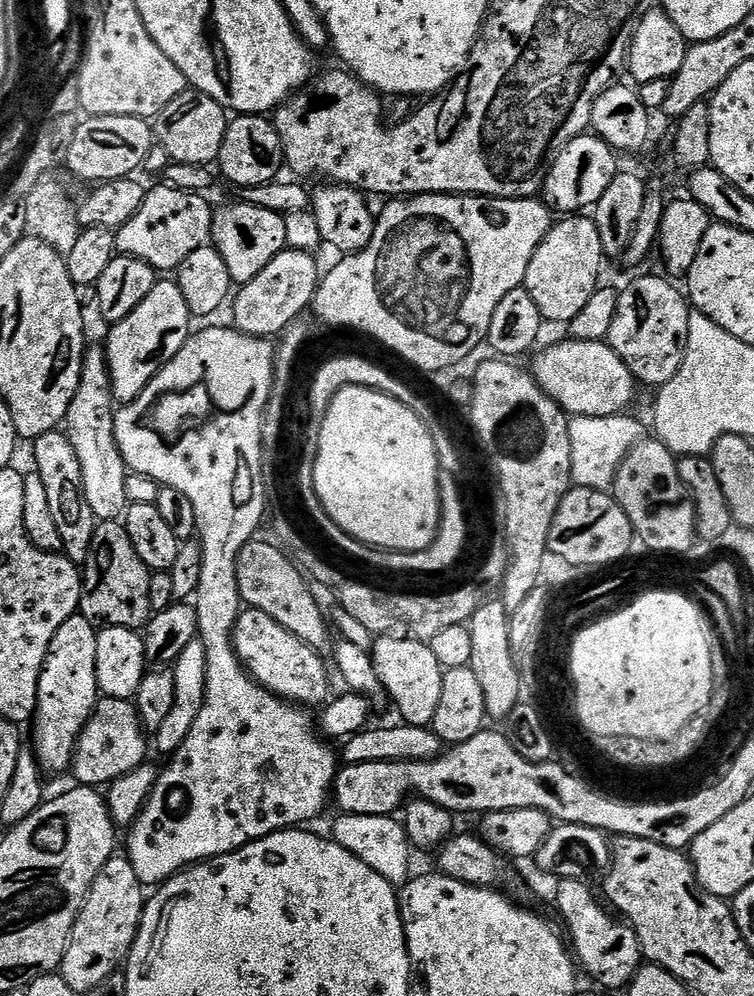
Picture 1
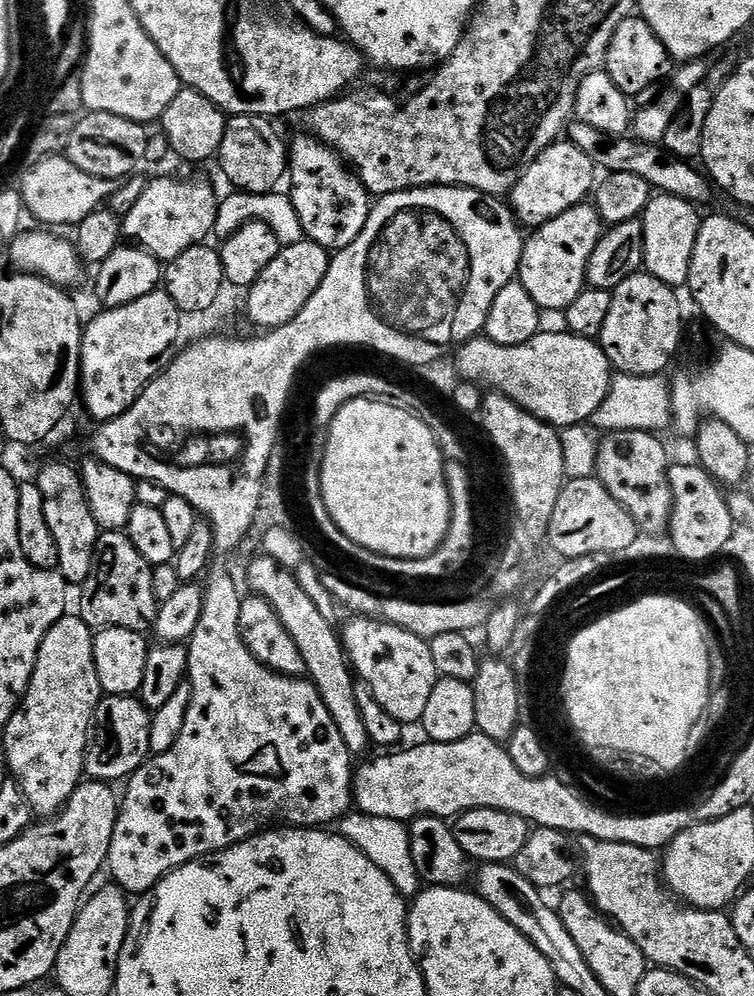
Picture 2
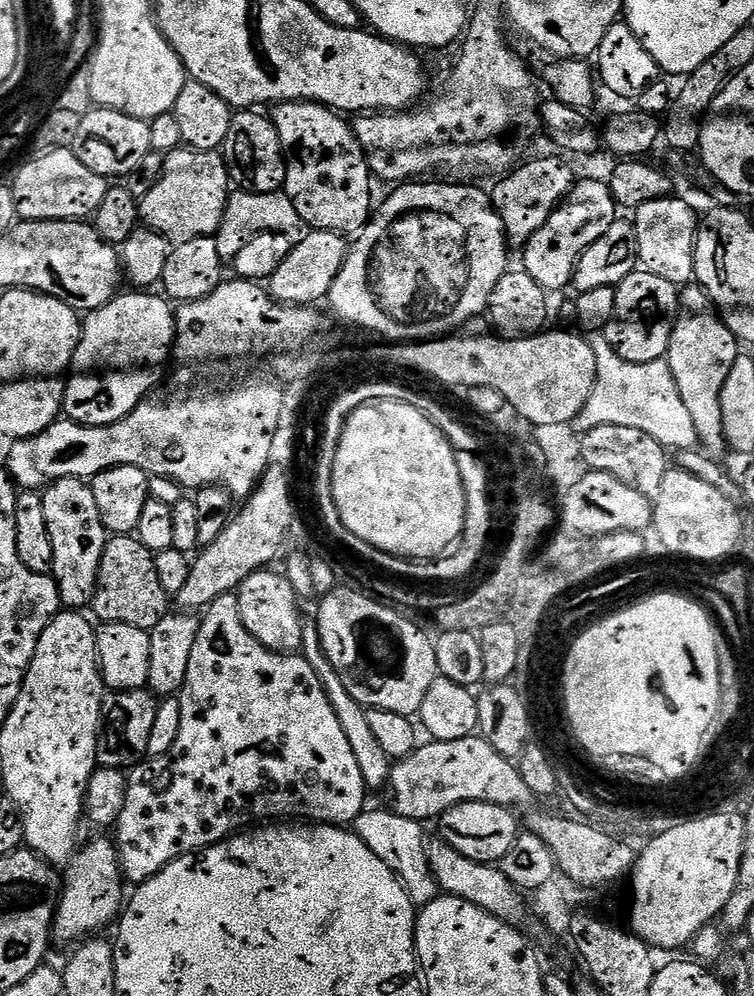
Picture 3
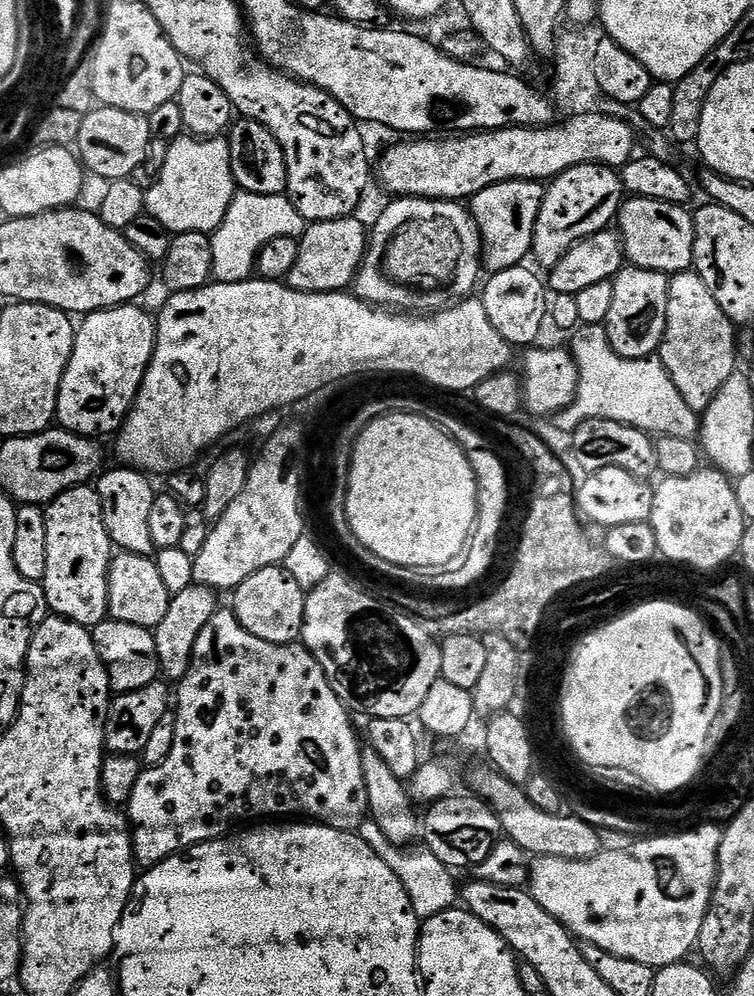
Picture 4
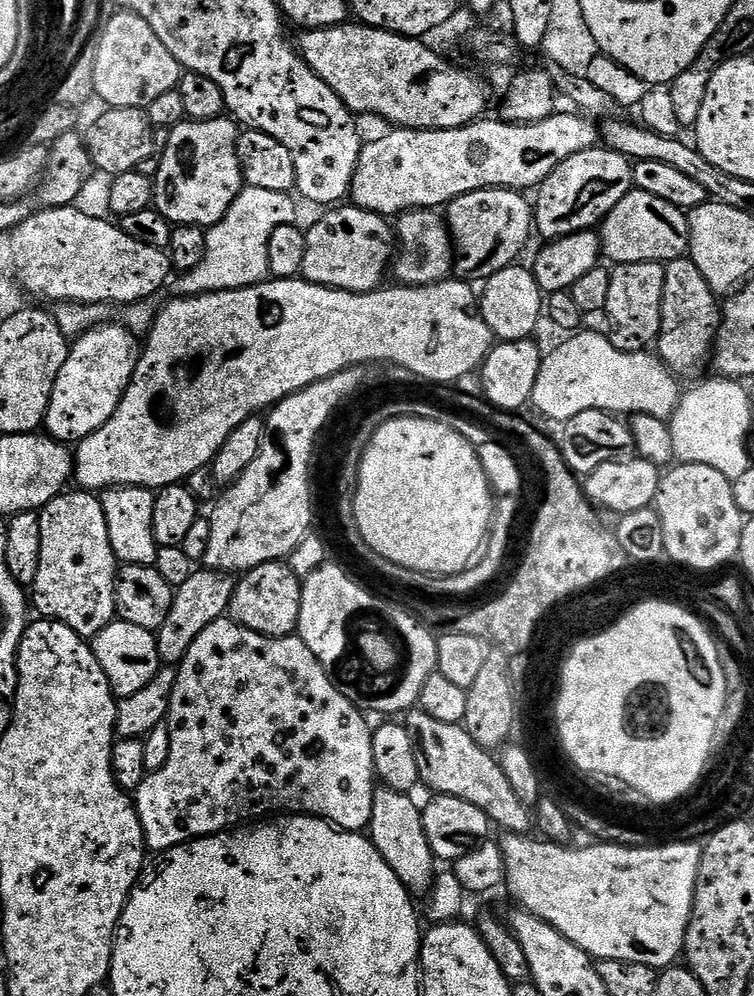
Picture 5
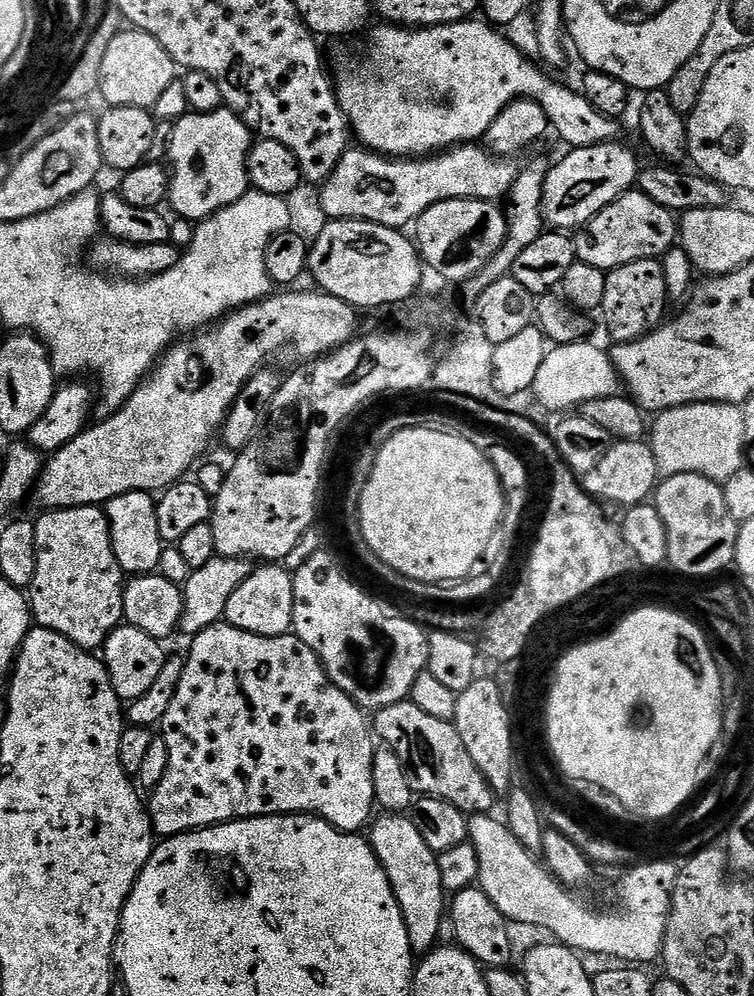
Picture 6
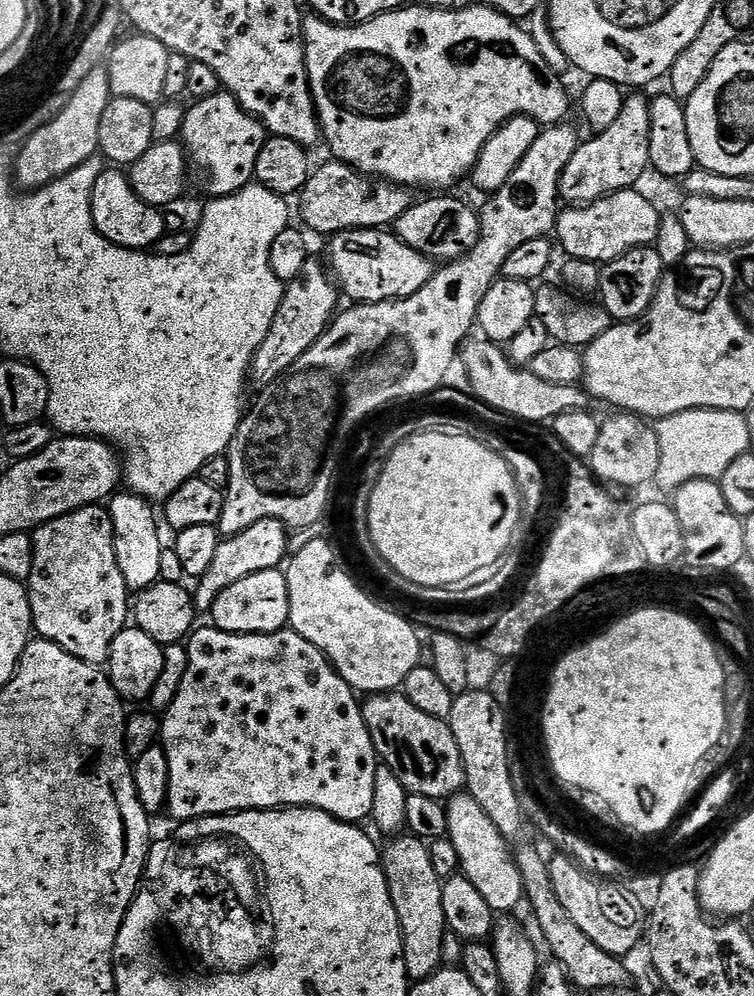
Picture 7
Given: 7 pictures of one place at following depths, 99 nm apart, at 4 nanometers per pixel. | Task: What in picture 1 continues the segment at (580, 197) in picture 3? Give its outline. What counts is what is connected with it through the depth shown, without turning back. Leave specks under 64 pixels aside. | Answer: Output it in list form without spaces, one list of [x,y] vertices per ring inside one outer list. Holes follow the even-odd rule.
[[[568,214],[557,219],[552,229],[542,238],[530,266],[526,266],[526,278],[522,287],[534,298],[541,320],[571,322],[586,306],[590,294],[601,287],[600,271],[606,257],[602,250],[602,238],[598,238],[598,226],[588,214]]]

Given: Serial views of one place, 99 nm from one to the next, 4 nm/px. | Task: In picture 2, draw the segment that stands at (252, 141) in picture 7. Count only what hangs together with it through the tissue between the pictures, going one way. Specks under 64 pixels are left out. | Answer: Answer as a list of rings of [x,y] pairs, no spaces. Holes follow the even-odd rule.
[[[164,176],[161,180],[148,180],[146,190],[129,212],[123,213],[122,232],[129,241],[155,253],[162,262],[178,258],[182,250],[203,244],[213,235],[220,200],[208,184],[200,180],[171,180]]]

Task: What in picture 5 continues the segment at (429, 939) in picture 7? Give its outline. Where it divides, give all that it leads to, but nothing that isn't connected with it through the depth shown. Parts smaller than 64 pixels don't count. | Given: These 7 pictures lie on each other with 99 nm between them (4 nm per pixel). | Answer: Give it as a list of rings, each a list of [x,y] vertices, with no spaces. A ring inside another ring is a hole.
[[[383,786],[377,787],[374,794],[374,810],[367,831],[378,854],[382,854],[390,870],[398,874],[398,878],[408,887],[408,891],[413,894],[419,892],[424,894],[431,889],[438,861],[432,855],[432,847],[426,838],[421,805],[419,803],[416,805],[412,799],[413,797],[407,792],[395,792]]]

